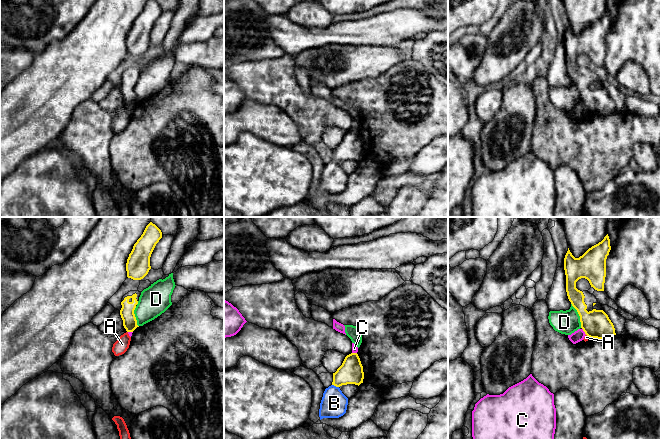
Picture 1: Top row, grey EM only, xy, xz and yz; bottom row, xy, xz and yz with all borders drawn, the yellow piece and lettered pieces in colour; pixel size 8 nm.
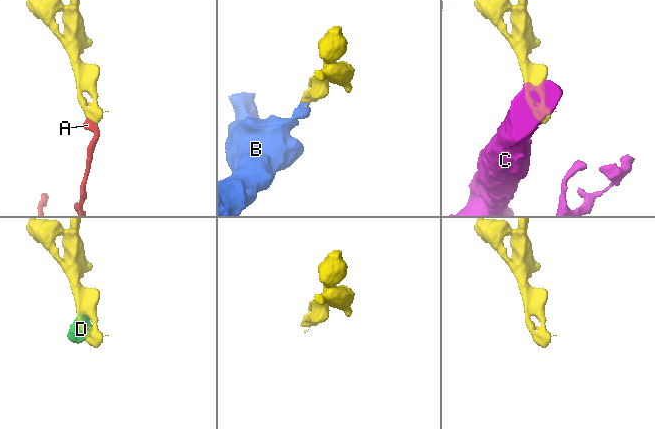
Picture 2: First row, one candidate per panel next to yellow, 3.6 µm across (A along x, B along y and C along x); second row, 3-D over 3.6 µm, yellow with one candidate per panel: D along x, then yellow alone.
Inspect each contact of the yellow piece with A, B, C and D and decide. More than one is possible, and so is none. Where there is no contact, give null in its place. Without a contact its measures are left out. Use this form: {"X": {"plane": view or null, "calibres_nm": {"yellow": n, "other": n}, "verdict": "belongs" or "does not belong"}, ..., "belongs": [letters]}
{"A": {"plane": "yz", "calibres_nm": {"yellow": 220, "other": 40}, "verdict": "does not belong"}, "B": {"plane": "xz", "calibres_nm": {"yellow": 190, "other": 220}, "verdict": "belongs"}, "C": {"plane": "yz", "calibres_nm": {"yellow": 220, "other": 90}, "verdict": "does not belong"}, "D": {"plane": "yz", "calibres_nm": {"yellow": 220, "other": 190}, "verdict": "does not belong"}, "belongs": ["B"]}

